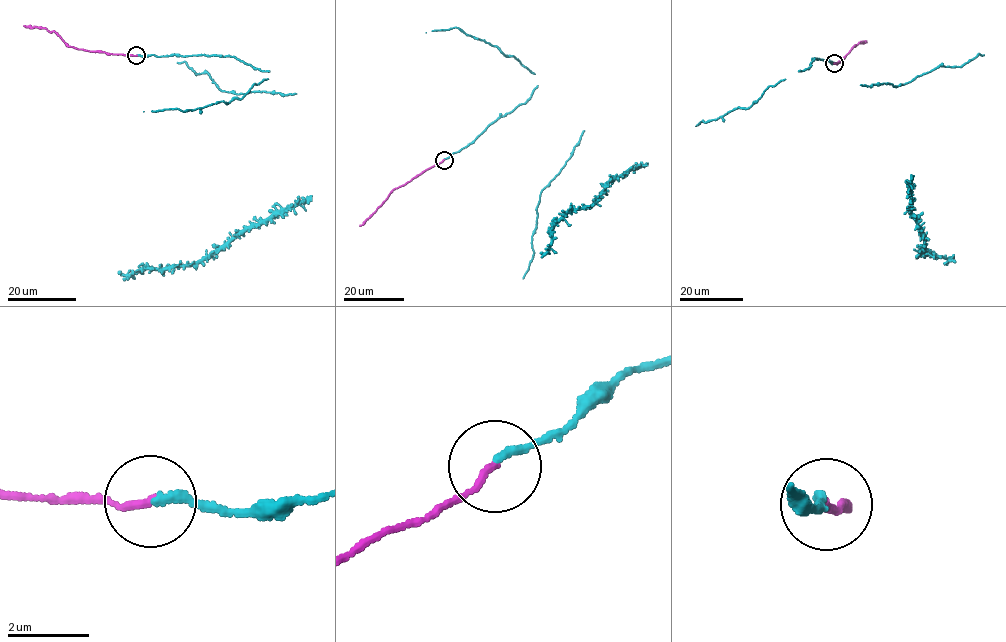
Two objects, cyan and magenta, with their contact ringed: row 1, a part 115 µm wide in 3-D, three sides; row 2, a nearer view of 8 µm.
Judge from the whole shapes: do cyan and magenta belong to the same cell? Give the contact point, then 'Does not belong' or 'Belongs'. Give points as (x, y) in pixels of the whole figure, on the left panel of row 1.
Place: (136, 55). Belongs

